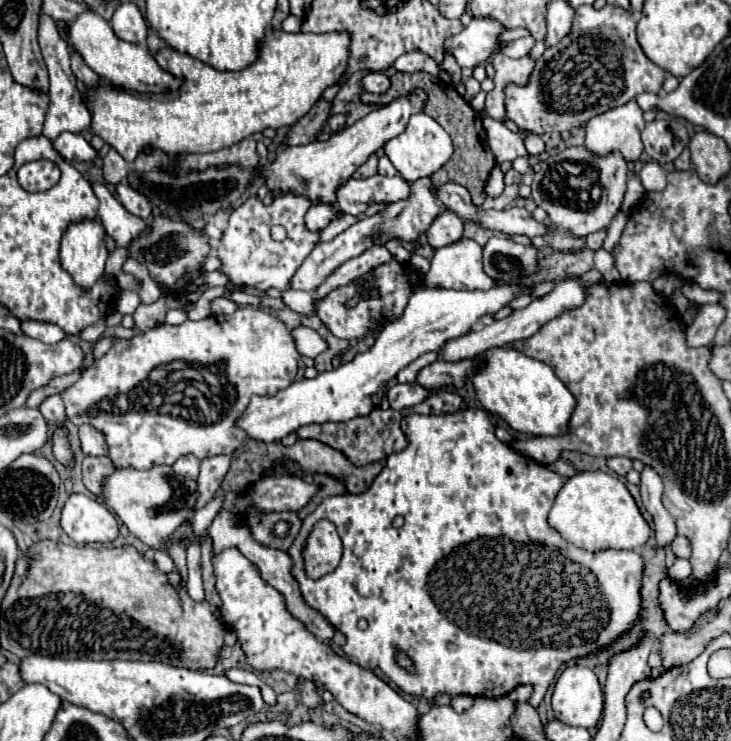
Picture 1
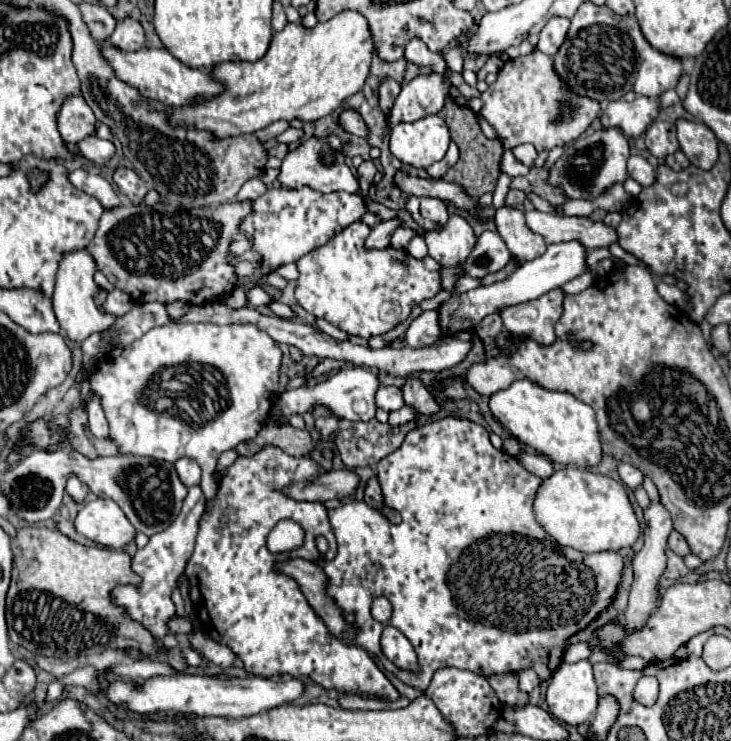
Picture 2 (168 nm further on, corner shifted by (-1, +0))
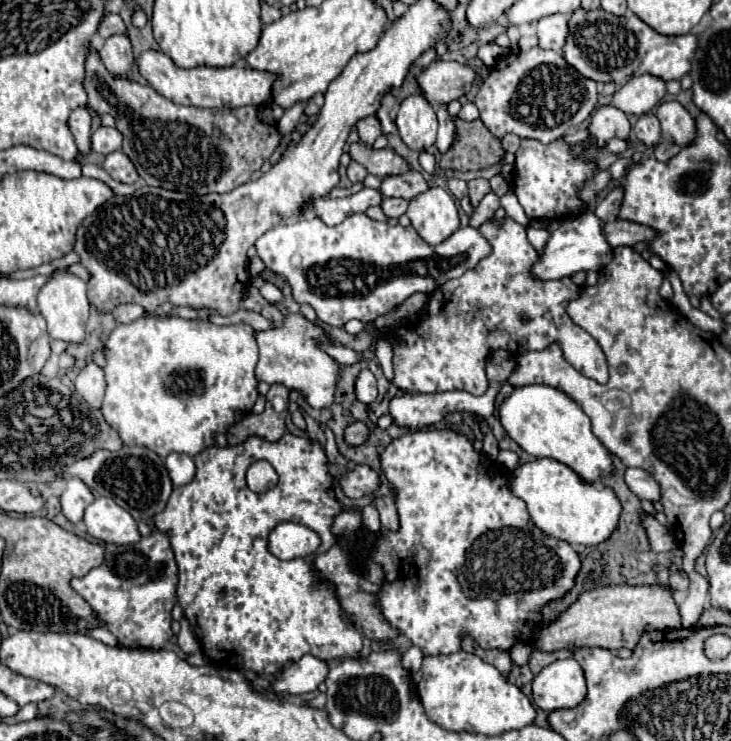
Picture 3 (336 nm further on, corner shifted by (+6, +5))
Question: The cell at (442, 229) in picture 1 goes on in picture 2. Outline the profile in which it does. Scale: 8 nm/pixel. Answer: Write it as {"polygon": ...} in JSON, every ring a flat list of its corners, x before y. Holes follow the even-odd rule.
{"polygon":[[410,196,406,200,406,210,412,214,414,222,426,232,446,226,446,222,450,218,446,204,442,200,436,200,436,198]]}

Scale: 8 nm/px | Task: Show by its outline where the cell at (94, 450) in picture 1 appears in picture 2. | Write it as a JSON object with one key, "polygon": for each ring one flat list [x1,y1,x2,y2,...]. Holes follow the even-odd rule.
{"polygon":[[92,398,92,402,86,404,86,412,88,412,88,428,90,428,92,436,108,438,108,422,106,422,106,416,96,398]]}

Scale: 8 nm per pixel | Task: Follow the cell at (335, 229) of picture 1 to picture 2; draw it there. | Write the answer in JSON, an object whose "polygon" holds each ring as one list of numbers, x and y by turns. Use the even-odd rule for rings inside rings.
{"polygon":[[372,160,362,162,362,164,358,166,358,180,360,180,360,190,362,190,360,195,366,202,370,184,372,184,372,180,374,180,374,174,376,174,376,166,374,166]]}

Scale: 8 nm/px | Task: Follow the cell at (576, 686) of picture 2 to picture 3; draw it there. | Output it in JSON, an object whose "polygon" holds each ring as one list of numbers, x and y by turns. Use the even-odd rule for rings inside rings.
{"polygon":[[573,657,557,659,533,677,533,703,547,713,577,707,585,695,585,675]]}

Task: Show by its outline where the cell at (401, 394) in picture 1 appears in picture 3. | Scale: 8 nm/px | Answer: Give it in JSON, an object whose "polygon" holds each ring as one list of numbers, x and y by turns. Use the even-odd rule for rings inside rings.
{"polygon":[[363,369,355,379,355,397,361,403,373,403,377,399,377,379,369,369]]}

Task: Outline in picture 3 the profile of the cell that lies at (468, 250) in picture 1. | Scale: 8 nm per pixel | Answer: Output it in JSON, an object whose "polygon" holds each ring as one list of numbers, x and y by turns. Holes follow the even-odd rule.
{"polygon":[[429,187,425,193,413,197,413,201,409,203,409,209,407,209,407,217,411,219,411,225,417,229,417,233,427,243,433,243,433,245,445,241,459,227,457,205,455,205,453,197,445,189,441,189,441,187]]}

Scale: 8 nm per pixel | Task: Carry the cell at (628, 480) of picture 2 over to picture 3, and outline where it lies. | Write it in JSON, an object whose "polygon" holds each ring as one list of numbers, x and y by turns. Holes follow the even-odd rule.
{"polygon":[[629,467,625,473,625,481,629,485,629,489,639,495,639,499,647,499,651,503,661,499,661,487,659,483,645,471,639,467]]}

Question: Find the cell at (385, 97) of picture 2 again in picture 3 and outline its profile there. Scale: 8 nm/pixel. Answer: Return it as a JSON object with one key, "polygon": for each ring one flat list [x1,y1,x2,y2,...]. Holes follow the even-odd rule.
{"polygon":[[391,93,385,95,385,99,383,99,383,103,381,103,379,111,377,111,377,117,379,117,381,125,383,125,385,135,393,135,393,133,397,133,397,127,395,127,397,107,399,107,399,103,395,101,395,97,393,97]]}

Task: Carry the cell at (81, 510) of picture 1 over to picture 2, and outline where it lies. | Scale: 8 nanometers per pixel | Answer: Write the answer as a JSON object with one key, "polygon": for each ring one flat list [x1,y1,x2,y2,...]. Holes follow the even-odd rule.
{"polygon":[[108,498,82,502,74,518,74,528,78,534,108,548,124,548,134,538,134,526,120,506]]}

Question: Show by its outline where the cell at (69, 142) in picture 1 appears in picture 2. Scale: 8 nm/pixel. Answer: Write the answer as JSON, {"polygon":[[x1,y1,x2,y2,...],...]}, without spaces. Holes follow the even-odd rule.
{"polygon":[[86,136,84,140,78,142,78,152,86,160,90,160,98,166,104,166,114,154,114,144,108,140,100,140,98,136]]}

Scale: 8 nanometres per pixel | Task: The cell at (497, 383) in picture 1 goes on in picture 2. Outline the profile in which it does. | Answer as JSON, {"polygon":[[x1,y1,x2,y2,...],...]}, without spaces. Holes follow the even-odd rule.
{"polygon":[[520,378,514,380,506,390,492,394,488,406,494,418,520,442,546,454,556,464,574,464,578,468,586,468,596,466,602,458,594,410,574,398,570,392,548,390,528,378]]}

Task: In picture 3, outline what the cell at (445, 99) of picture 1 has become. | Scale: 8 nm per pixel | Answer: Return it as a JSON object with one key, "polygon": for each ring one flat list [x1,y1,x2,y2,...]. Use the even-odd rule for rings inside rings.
{"polygon":[[455,119,459,141,451,145,451,151,443,153,439,165,443,169,457,171,477,171,497,165,505,155,501,141,491,135,491,131,477,119,473,123]]}

